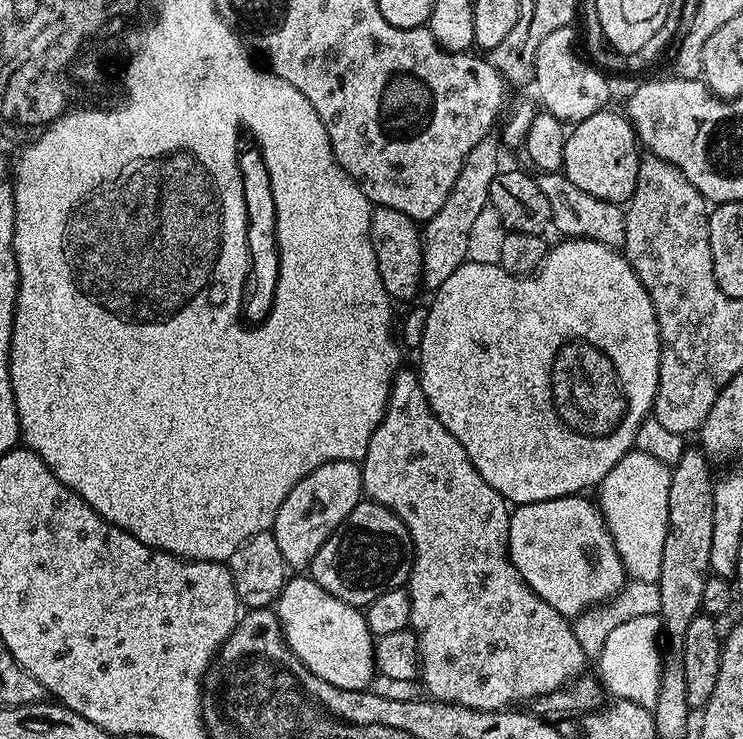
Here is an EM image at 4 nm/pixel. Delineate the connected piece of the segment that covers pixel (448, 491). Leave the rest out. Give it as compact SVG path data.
M401 370L392 379L392 389L384 417L370 438L370 446L360 464L360 473L364 483L364 496L376 504L386 506L394 514L398 514L406 530L410 530L410 538L414 546L412 573L406 585L410 598L410 627L416 634L420 651L419 679L422 681L423 691L432 700L440 700L443 704L461 704L483 712L499 712L511 709L513 706L523 705L520 704L523 700L537 699L536 701L539 701L551 692L559 692L561 688L573 683L585 671L586 657L582 646L579 645L578 638L575 637L575 630L569 617L558 614L558 610L554 610L550 602L538 598L538 594L530 590L530 586L522 578L522 574L518 574L518 570L508 557L508 518L510 515L508 501L502 494L498 494L498 490L494 490L494 486L490 486L490 482L486 482L486 478L482 478L482 474L478 474L474 462L470 462L466 450L462 450L462 442L458 442L458 438L454 438L454 434L450 434L450 430L446 430L446 426L438 422L434 410L430 410L430 402L426 402L426 394L422 390L419 375L415 371Z

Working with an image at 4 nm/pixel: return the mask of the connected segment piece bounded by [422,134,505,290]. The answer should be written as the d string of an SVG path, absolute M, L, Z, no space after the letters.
M489 134L482 142L478 142L478 146L474 146L474 150L470 150L470 154L464 160L462 170L446 202L442 202L442 210L438 210L438 214L434 214L423 225L422 278L425 289L440 288L442 282L446 282L446 278L450 278L450 274L454 274L454 270L458 270L458 266L462 266L469 259L468 247L472 244L472 231L475 230L484 208L486 212L489 207L490 186L502 171L500 159L504 156L503 147L505 148L505 145L501 137L496 134Z

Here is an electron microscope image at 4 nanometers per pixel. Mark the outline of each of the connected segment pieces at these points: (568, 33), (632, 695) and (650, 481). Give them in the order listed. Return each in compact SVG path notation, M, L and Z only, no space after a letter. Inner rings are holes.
M571 27L554 30L554 34L550 34L542 42L542 46L538 46L534 89L536 88L541 102L544 103L541 104L543 111L554 114L554 118L575 126L581 120L590 118L590 114L598 114L609 107L607 80L609 77L595 63L576 53L572 43L578 40L578 36L572 31Z
M657 616L633 618L607 635L598 657L598 679L607 695L629 700L646 709L656 707L662 671L662 621Z
M627 452L602 478L598 485L598 507L608 524L610 534L616 539L616 549L624 563L624 571L633 580L654 583L662 570L662 546L666 546L666 530L670 514L669 465L650 458L645 452Z

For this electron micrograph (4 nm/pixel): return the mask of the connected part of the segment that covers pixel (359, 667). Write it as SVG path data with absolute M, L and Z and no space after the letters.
M296 574L284 585L274 605L274 611L280 620L290 650L310 671L318 674L318 678L330 682L330 686L355 692L365 691L371 685L372 677L377 674L376 646L364 612L357 605L342 602L342 598L334 598L334 594L322 590L322 586L318 586L316 580L304 574Z

